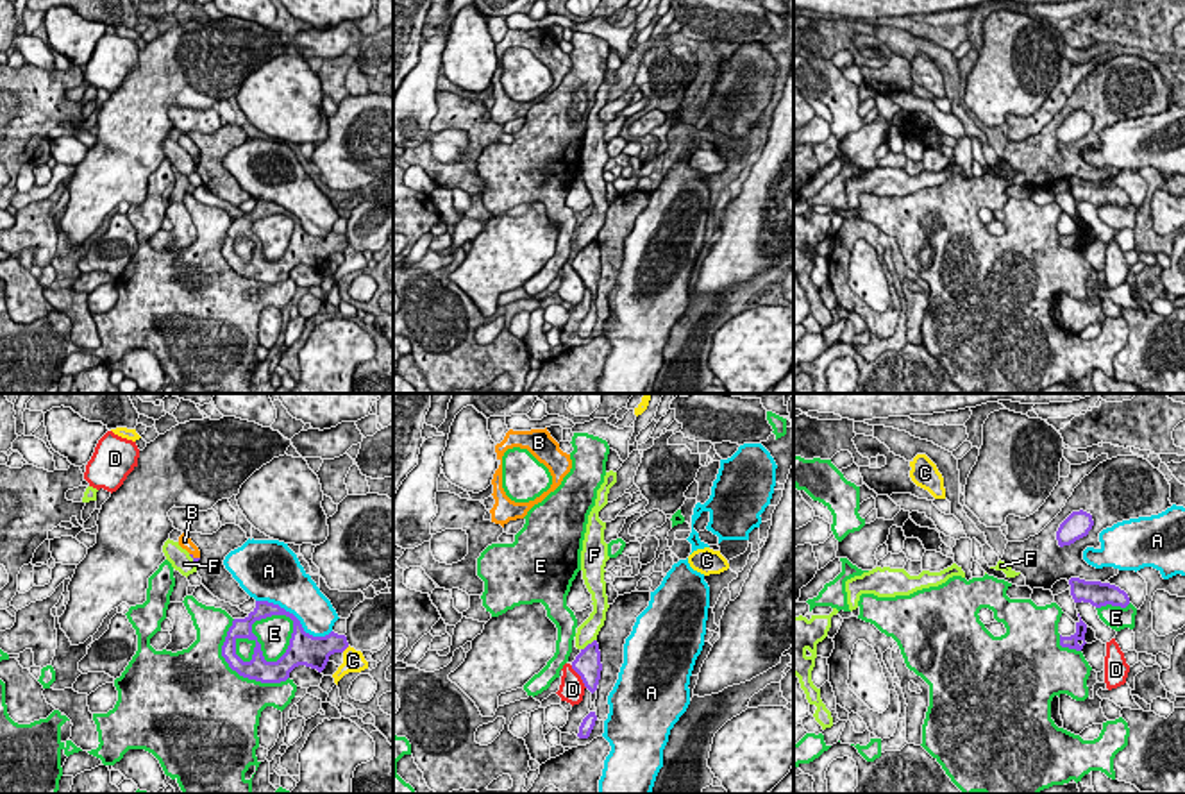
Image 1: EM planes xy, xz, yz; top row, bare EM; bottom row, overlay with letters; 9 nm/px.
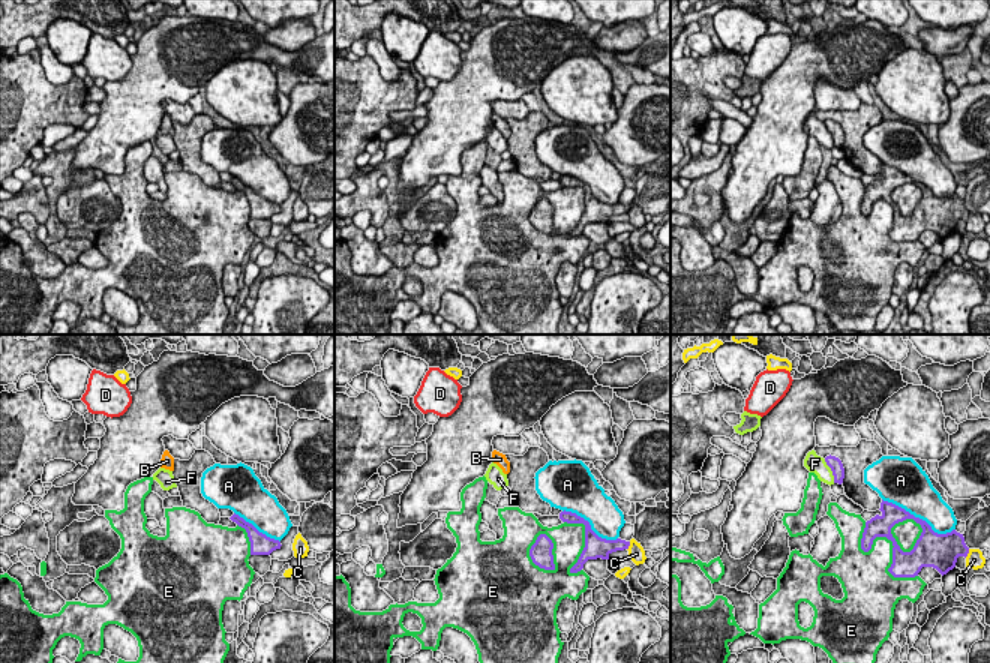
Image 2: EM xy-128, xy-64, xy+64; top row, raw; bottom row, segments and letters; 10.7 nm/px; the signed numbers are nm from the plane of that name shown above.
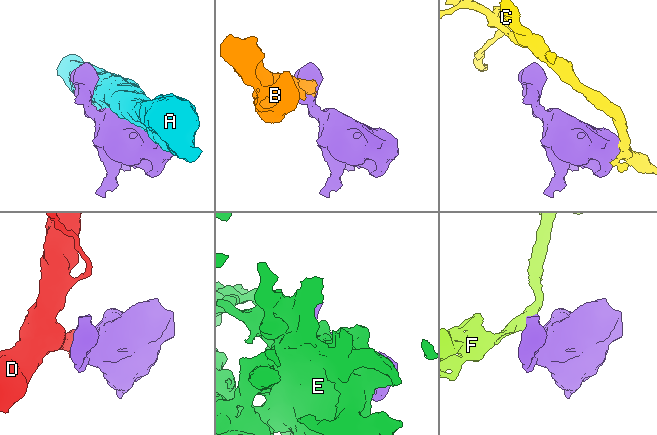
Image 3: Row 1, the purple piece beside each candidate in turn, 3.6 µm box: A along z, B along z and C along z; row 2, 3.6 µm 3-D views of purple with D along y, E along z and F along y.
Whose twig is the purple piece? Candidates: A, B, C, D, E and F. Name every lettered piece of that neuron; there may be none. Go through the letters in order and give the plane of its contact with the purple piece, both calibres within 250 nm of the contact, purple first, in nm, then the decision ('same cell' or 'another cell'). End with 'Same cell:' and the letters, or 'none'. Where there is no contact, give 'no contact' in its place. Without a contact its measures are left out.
A: xy | 240/380 nm | another cell
B: xy | 50/120 nm | same cell
C: xy | 240/190 nm | another cell
D: xz | 240/220 nm | another cell
E: xy | 190/300 nm | another cell
F: xz | 240/180 nm | another cell
Same cell: B

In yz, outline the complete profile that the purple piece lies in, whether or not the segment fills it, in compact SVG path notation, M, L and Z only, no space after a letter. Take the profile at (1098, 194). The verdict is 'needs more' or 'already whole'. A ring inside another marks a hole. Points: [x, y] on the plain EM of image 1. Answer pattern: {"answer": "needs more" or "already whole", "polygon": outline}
{"answer": "already whole", "polygon": "M1071 177L1069 184L1071 184L1071 195L1074 202L1083 200L1083 202L1090 202L1096 207L1106 204L1126 207L1130 204L1128 193L1110 182Z"}

